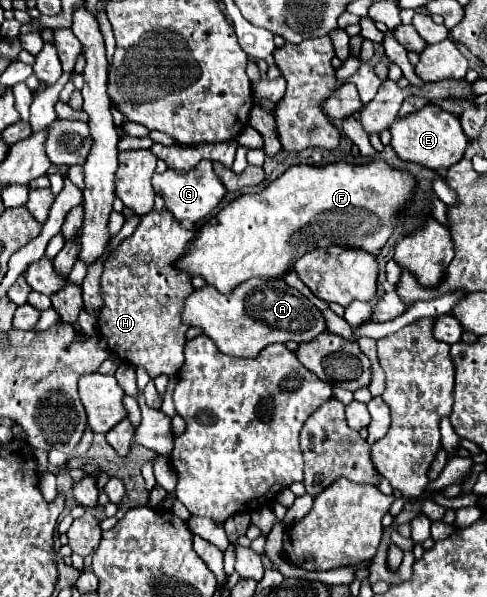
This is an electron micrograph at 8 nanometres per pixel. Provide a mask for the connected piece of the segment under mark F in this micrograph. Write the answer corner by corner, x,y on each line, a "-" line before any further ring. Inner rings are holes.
339,161
327,167
311,167
303,163
293,165
281,177
271,181
263,191
233,199
225,209
217,213
217,217
205,223
195,233
195,239
187,245
185,255
177,259
177,267
189,273
191,277
203,277
221,293
231,293
239,283
251,277
283,277
291,271
293,263
301,255
319,247
357,247
377,255
379,249
387,243
395,223
393,217
399,211
399,207
409,199
413,185
415,181
411,173
393,169
385,161
371,161
367,165

